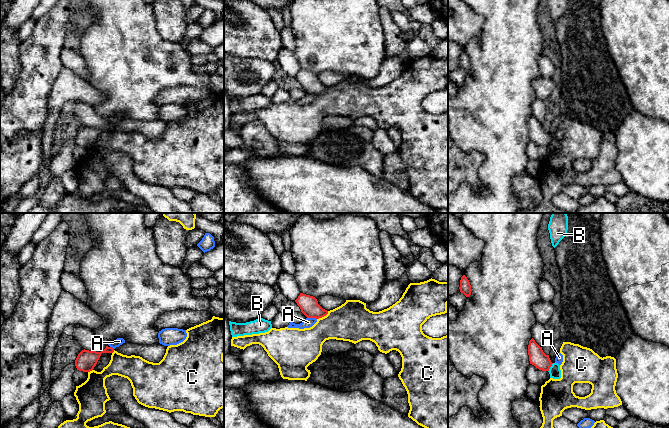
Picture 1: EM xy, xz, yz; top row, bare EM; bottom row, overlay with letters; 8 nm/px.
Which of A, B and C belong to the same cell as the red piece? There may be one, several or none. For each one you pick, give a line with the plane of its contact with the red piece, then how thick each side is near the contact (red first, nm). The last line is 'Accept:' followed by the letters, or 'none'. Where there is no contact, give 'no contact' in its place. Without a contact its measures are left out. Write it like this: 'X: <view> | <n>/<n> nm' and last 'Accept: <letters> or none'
Accept: none

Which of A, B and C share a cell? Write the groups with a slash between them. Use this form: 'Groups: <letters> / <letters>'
Groups: A / B / C

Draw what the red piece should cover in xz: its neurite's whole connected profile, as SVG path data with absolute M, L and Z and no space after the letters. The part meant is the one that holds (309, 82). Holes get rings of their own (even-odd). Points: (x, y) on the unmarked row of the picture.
M300 69L298 74L295 76L297 81L300 83L301 88L307 94L322 94L328 90L328 87L323 85L315 73Z

